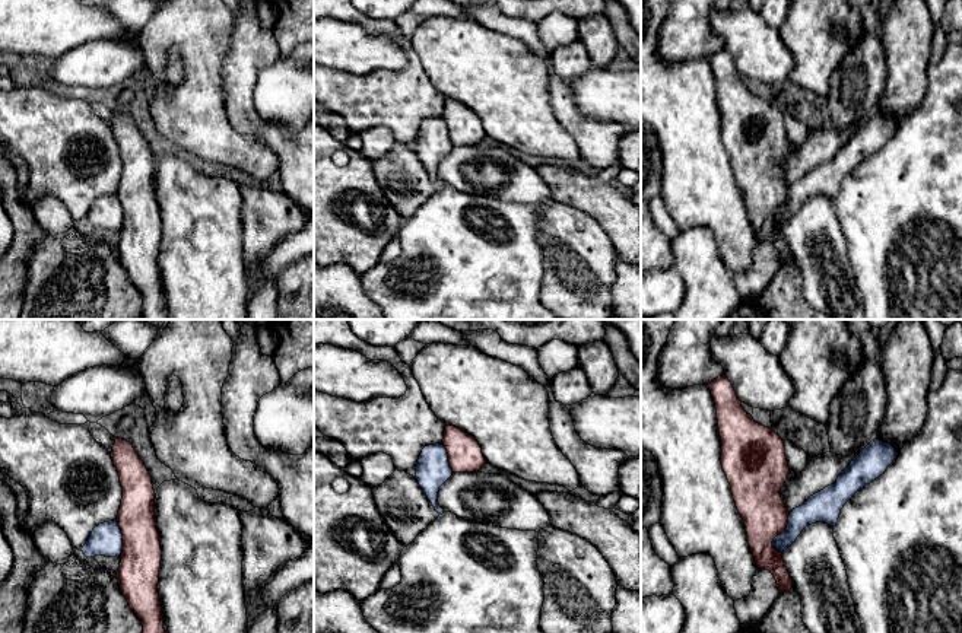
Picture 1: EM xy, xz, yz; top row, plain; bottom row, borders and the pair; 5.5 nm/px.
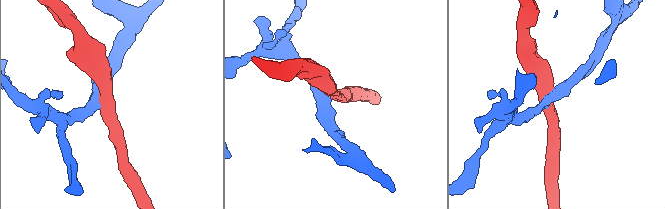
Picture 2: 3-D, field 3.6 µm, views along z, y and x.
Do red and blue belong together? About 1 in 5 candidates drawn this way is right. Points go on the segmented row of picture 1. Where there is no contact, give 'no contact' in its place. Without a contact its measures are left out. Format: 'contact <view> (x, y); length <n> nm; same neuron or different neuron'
contact yz (780, 533); length 240 nm; different neuron

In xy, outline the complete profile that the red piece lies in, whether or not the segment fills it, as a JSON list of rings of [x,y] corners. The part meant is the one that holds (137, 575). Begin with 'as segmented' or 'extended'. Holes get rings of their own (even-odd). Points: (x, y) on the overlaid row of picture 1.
as segmented | [[[117,438],[109,454],[123,487],[117,515],[123,534],[120,589],[142,621],[143,633],[165,633],[158,592],[162,550],[152,477],[130,442]]]

